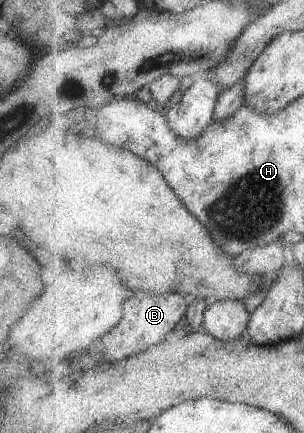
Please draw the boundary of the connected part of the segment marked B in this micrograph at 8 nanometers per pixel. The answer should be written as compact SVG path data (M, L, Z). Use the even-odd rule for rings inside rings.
M137 291L131 299L125 300L123 321L109 335L105 335L103 339L105 353L101 354L101 361L103 363L116 362L118 359L134 356L147 351L150 347L157 346L167 337L167 333L183 319L183 315L186 315L189 303L190 298L181 292L158 294L157 292Z

